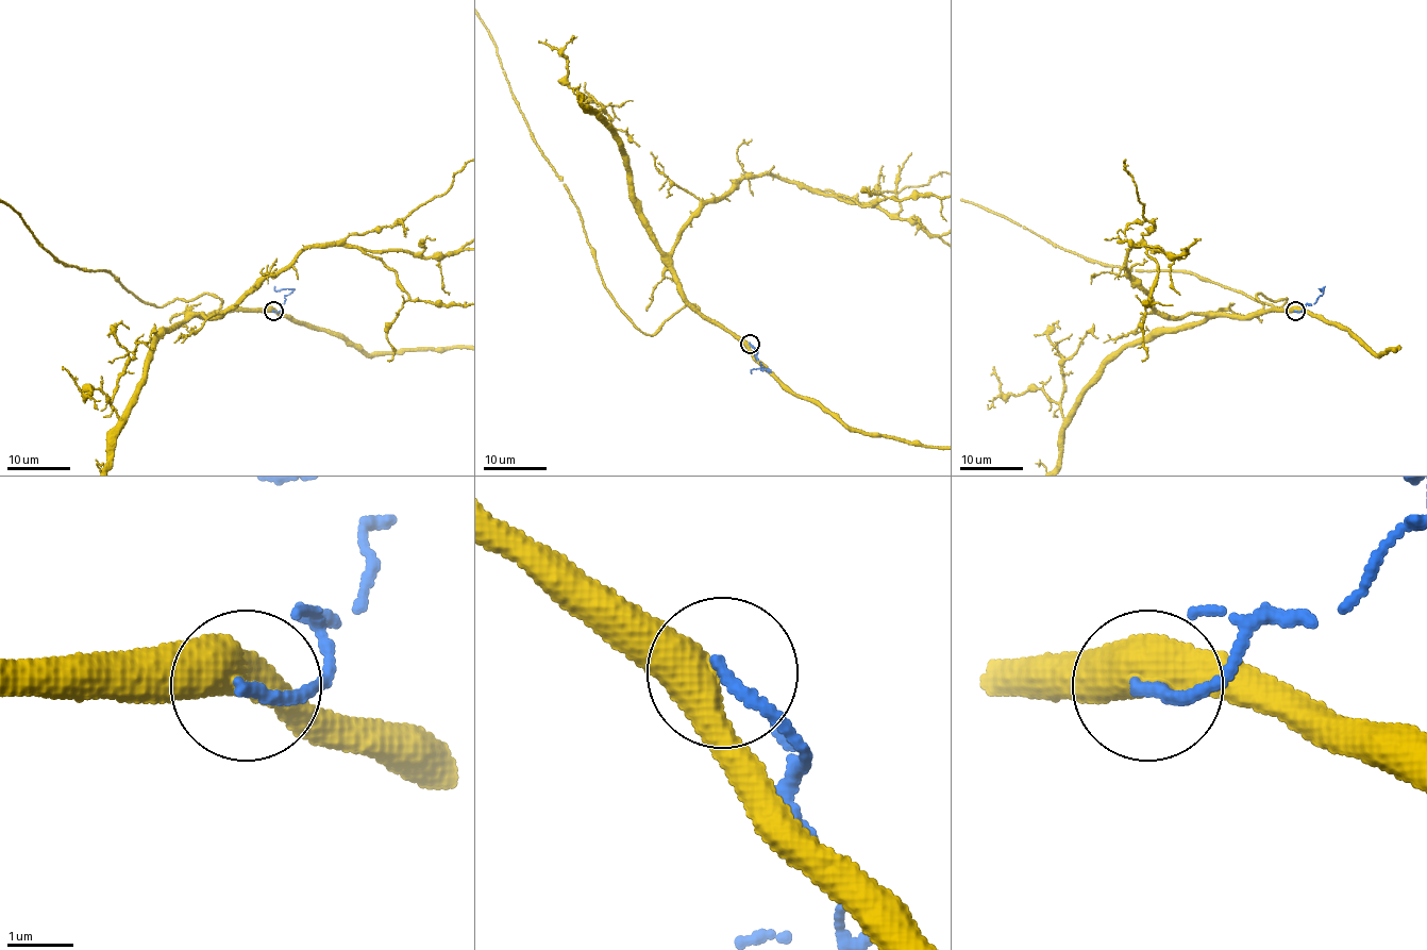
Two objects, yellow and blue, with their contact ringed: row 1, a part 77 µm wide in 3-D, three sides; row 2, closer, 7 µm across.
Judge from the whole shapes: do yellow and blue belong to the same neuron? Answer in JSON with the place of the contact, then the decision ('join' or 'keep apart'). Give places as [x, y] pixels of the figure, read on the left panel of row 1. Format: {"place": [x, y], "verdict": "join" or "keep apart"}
{"place": [273, 311], "verdict": "keep apart"}

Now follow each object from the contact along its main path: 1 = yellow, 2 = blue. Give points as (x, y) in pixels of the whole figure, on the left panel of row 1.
1: (272, 311), (224, 311), (203, 294), (163, 306), (141, 301), (108, 271), (63, 264), (9, 204)
2: (273, 311), (280, 310), (285, 297), (292, 290), (276, 290), (275, 285)

